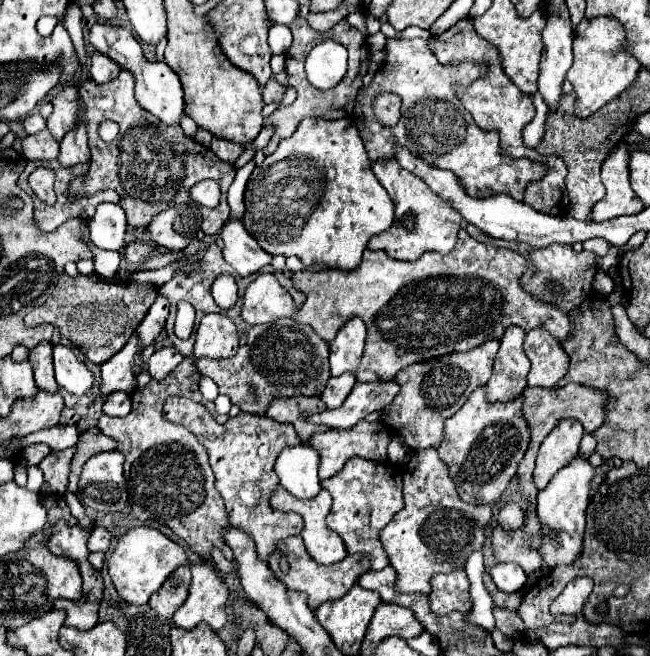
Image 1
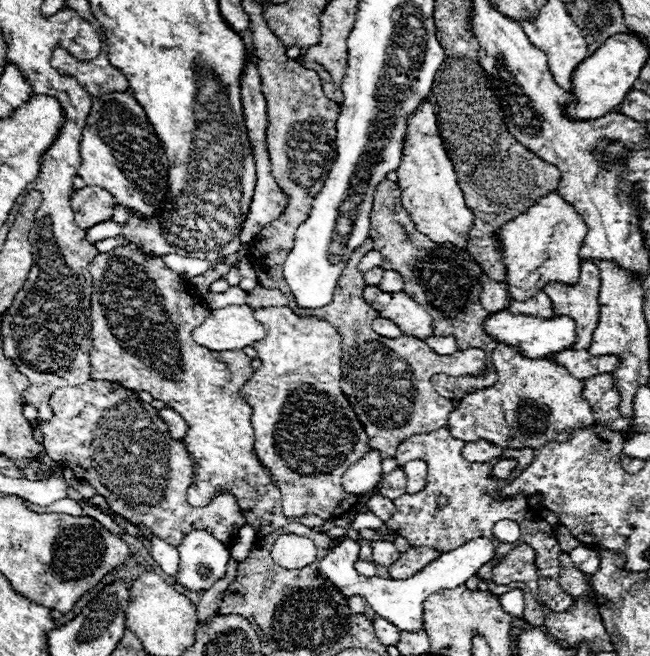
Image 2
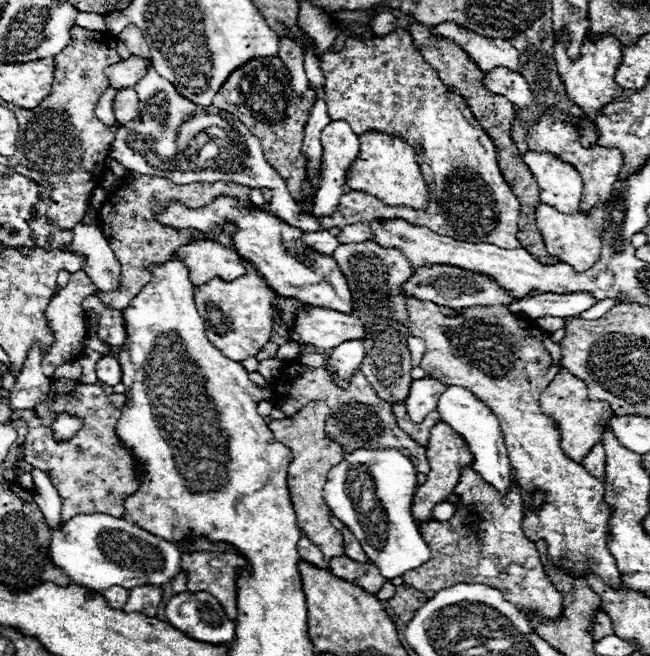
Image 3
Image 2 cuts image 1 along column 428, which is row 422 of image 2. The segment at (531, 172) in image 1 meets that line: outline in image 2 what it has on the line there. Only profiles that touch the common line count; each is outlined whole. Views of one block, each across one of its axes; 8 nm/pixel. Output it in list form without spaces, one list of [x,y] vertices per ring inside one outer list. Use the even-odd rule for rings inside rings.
[[[88,380],[82,386],[56,388],[50,396],[50,408],[54,412],[54,418],[48,424],[40,424],[46,454],[52,460],[60,462],[62,468],[70,468],[76,478],[90,482],[98,490],[98,494],[106,498],[108,506],[114,512],[148,526],[160,540],[168,542],[170,546],[180,546],[182,538],[192,530],[206,530],[226,544],[234,540],[238,528],[246,522],[236,496],[230,492],[218,492],[204,508],[194,508],[186,502],[186,490],[190,486],[194,468],[192,458],[184,448],[184,442],[172,440],[168,430],[164,430],[166,424],[164,420],[160,420],[158,410],[152,404],[138,400],[138,394],[134,390],[126,390],[122,386],[118,390],[112,390],[112,382],[108,380]]]

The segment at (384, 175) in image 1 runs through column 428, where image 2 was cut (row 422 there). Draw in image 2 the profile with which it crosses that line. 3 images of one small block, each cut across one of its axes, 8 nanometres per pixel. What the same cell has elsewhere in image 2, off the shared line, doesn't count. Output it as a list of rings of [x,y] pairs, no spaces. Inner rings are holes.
[[[134,244],[120,246],[112,252],[98,254],[90,264],[90,272],[94,278],[92,286],[92,352],[90,352],[90,368],[92,378],[96,380],[118,380],[128,390],[144,390],[154,396],[154,400],[168,402],[170,408],[180,412],[184,420],[188,420],[188,436],[182,440],[194,458],[194,476],[188,488],[188,502],[192,506],[204,506],[216,494],[218,488],[228,488],[236,498],[240,508],[244,510],[246,522],[262,534],[270,534],[290,522],[300,522],[308,528],[322,526],[322,518],[316,515],[294,516],[286,518],[282,514],[280,492],[274,482],[268,478],[266,470],[260,466],[256,456],[252,454],[254,446],[254,428],[251,424],[252,410],[240,398],[240,388],[252,376],[251,358],[243,350],[222,350],[212,352],[194,342],[192,330],[198,328],[210,310],[202,304],[198,296],[188,290],[188,282],[182,276],[172,272],[158,256],[146,258],[142,250]]]

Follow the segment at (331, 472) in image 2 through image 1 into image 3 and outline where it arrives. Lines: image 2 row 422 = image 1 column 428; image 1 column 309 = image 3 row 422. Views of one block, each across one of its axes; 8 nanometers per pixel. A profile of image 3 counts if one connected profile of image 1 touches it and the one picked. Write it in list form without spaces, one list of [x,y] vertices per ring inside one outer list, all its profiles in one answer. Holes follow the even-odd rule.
[[[308,402],[294,418],[282,418],[282,420],[272,420],[268,428],[280,440],[286,448],[290,448],[294,460],[288,468],[288,488],[292,496],[292,506],[296,512],[298,526],[306,536],[322,550],[324,562],[330,562],[336,556],[344,554],[344,540],[340,530],[336,530],[330,524],[330,508],[326,506],[326,500],[322,498],[322,490],[326,484],[326,474],[330,468],[334,468],[340,460],[344,460],[344,450],[332,442],[326,436],[326,418],[328,418],[328,406],[320,402]]]

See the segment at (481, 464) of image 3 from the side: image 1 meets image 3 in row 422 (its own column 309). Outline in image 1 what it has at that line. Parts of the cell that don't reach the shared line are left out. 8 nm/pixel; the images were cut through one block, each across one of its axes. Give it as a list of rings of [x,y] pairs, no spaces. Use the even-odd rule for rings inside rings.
[[[298,444],[284,448],[276,460],[274,472],[280,478],[280,486],[296,498],[314,498],[322,486],[318,480],[320,456],[314,448]]]

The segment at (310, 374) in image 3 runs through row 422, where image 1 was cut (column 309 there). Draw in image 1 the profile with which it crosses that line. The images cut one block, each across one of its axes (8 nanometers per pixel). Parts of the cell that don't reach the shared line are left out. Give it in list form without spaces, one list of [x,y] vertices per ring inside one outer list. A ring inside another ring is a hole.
[[[240,306],[224,312],[232,318],[238,328],[240,348],[232,358],[196,358],[196,368],[202,376],[208,376],[216,382],[218,392],[226,394],[232,404],[240,410],[264,416],[264,408],[276,396],[320,396],[324,384],[330,378],[328,364],[328,342],[324,342],[316,332],[296,320],[280,318],[272,324],[250,326],[240,316]],[[250,388],[252,400],[250,400]]]

